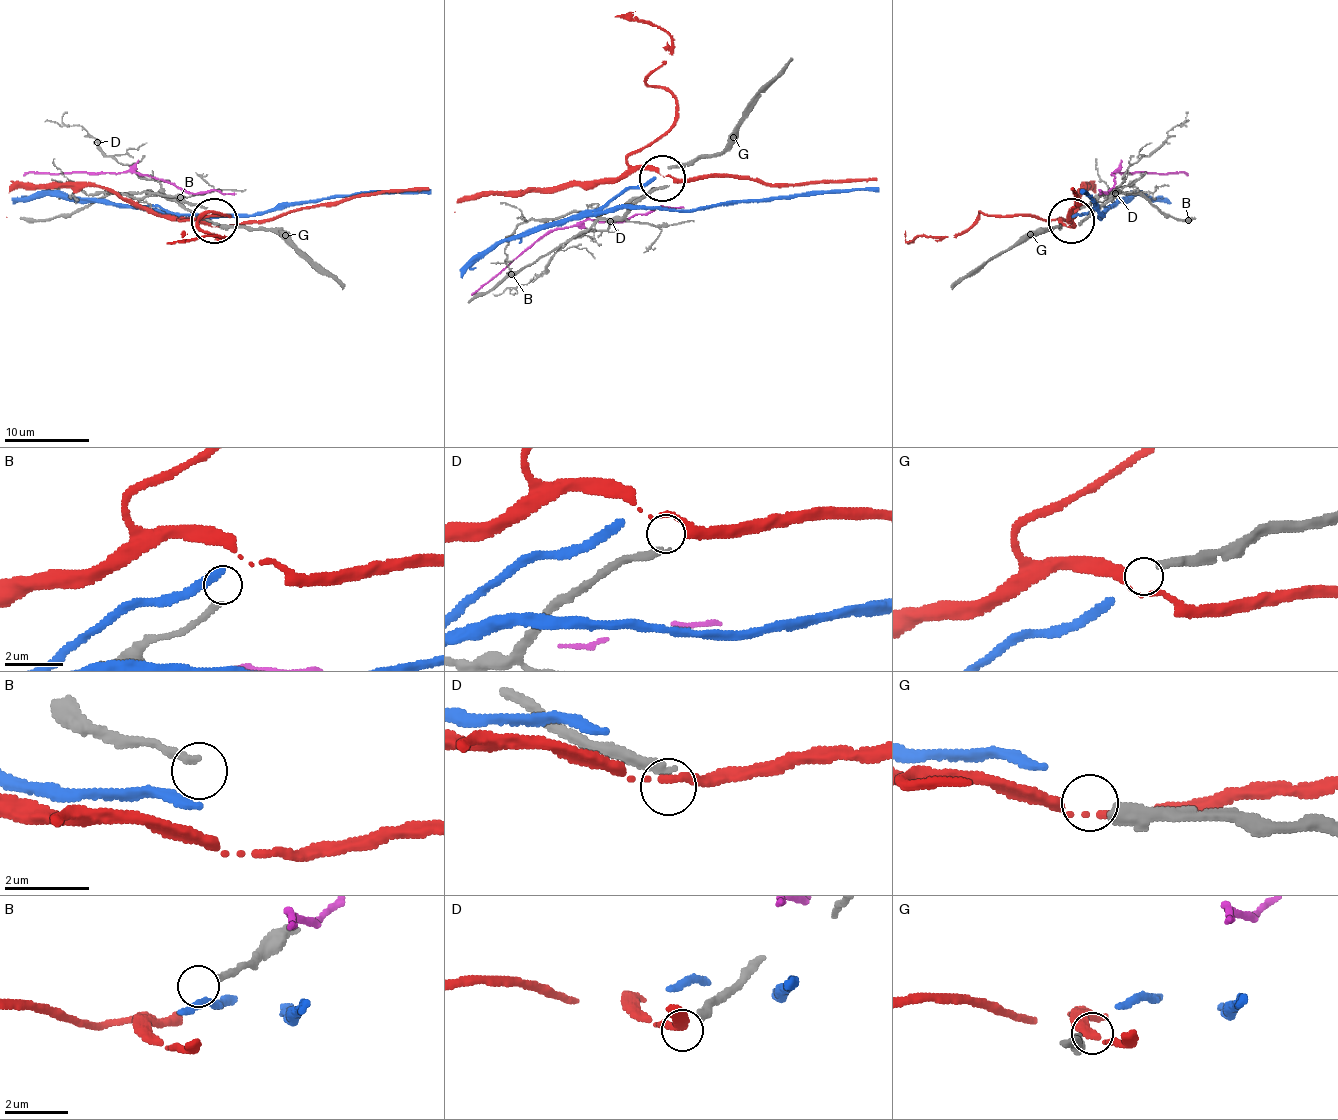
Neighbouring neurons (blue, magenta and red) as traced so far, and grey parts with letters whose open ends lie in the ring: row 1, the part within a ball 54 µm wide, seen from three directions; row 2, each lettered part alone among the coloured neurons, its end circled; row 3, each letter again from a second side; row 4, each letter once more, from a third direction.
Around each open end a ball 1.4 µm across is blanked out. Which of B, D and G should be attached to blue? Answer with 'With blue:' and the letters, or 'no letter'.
With blue: no letter

